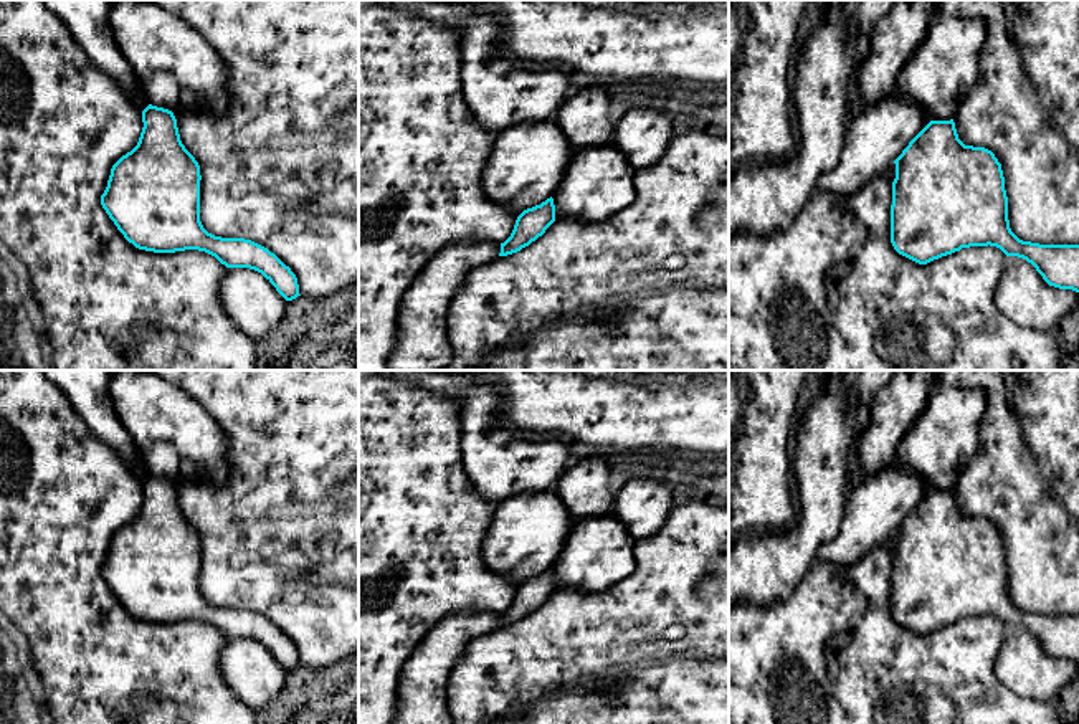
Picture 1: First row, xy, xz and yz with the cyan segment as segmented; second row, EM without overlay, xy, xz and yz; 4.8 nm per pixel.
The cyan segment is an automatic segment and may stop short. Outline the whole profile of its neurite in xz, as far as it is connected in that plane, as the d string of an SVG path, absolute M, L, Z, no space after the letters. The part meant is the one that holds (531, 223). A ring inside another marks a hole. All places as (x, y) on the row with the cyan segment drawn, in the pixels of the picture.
M547 198L540 205L524 210L514 225L511 236L501 243L499 256L507 256L529 246L555 221L554 198Z

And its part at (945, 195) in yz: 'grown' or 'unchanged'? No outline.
unchanged

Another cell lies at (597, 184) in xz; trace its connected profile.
M611 144L578 150L552 195L555 220L608 220L635 200L635 174L636 170Z

